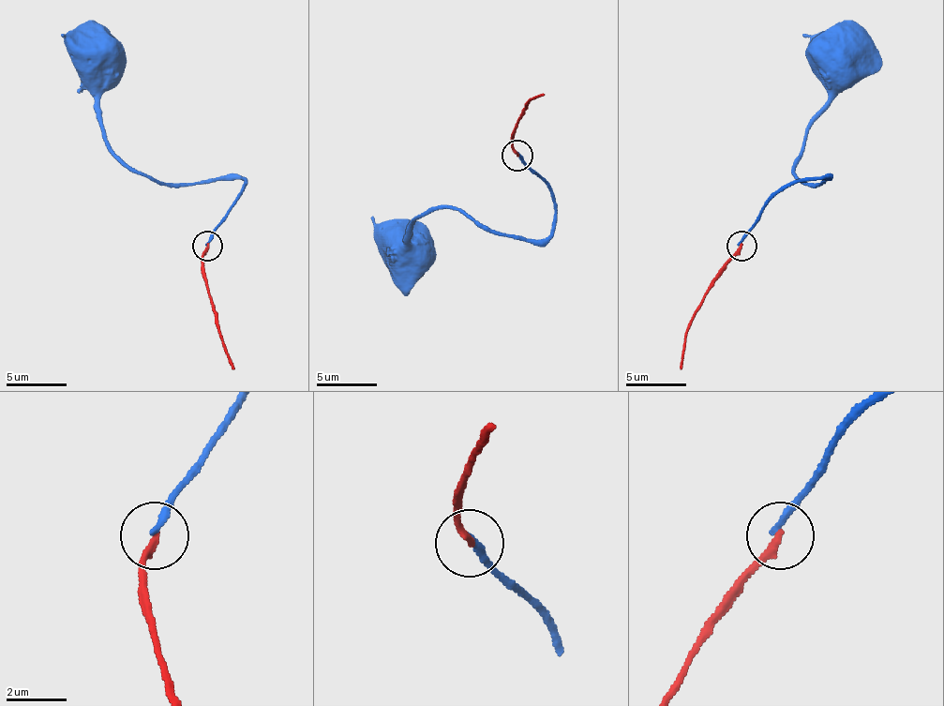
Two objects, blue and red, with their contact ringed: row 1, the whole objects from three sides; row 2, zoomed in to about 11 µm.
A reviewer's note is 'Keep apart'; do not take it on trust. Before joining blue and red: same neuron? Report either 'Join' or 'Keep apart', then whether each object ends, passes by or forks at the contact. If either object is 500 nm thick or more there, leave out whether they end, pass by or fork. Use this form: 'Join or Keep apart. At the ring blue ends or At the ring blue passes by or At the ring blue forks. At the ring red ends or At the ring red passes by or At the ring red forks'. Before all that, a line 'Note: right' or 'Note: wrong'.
Note: right
Keep apart. At the ring blue ends. At the ring red ends

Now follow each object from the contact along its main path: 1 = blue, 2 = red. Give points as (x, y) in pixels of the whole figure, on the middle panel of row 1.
1: (517, 156), (551, 192), (551, 232), (539, 241), (493, 235), (429, 207), (411, 226), (417, 265), (408, 253)
2: (517, 156), (512, 134), (524, 107), (532, 97), (545, 95)

